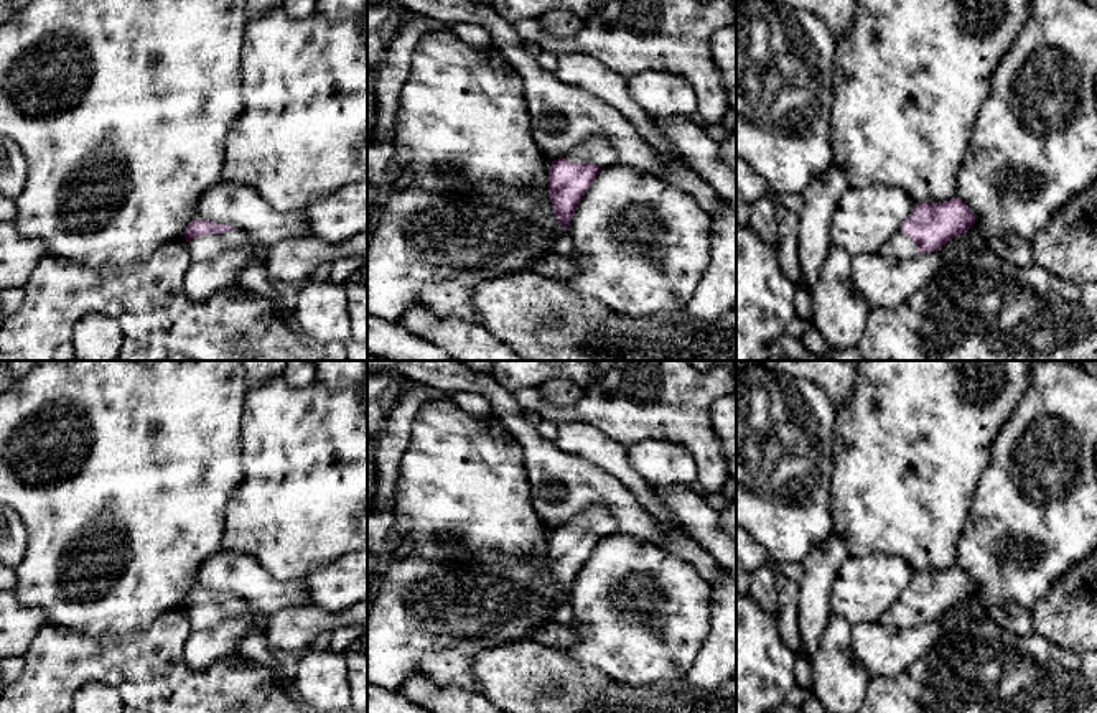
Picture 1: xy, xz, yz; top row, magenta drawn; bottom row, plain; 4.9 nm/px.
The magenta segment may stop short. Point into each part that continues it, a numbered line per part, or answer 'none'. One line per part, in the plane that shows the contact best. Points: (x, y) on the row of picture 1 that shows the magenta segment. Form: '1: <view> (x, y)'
1: xy (206, 246)

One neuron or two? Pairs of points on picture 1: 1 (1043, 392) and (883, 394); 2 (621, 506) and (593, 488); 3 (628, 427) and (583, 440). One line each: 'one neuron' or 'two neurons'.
1: two neurons
2: one neuron
3: two neurons

